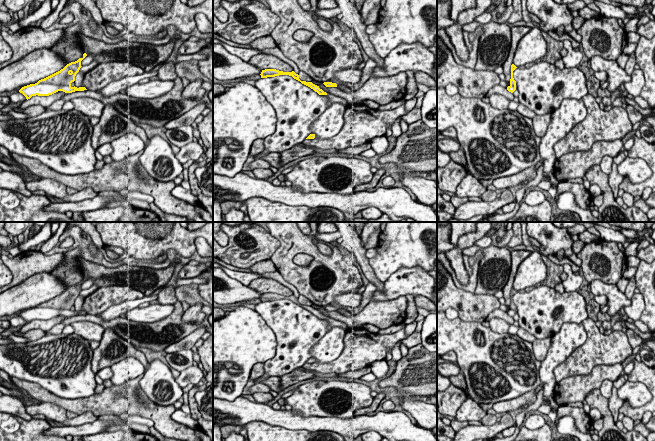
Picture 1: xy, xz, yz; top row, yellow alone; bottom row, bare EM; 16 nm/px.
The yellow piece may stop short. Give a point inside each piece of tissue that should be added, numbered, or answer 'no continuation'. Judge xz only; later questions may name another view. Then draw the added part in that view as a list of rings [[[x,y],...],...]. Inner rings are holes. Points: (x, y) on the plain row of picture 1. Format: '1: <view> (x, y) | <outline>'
1: xz (276, 275) | [[[274,271],[274,272],[271,272],[271,273],[263,273],[261,274],[262,277],[264,278],[269,278],[269,279],[274,279],[276,281],[278,281],[279,283],[285,285],[286,287],[288,287],[292,292],[293,292],[293,295],[296,297],[296,298],[300,298],[300,294],[299,292],[297,291],[297,289],[290,283],[288,283],[284,278],[283,276],[281,275],[281,273],[279,271]]]

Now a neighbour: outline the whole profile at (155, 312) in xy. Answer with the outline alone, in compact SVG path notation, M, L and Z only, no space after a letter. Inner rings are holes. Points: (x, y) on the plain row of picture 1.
M152 304L144 308L134 308L125 314L126 318L130 321L152 323L167 318L173 313L174 309L174 304Z

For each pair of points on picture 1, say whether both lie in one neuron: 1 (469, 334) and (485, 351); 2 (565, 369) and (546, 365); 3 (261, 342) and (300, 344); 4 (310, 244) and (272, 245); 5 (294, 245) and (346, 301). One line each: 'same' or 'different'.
1: same
2: different
3: different
4: different
5: different

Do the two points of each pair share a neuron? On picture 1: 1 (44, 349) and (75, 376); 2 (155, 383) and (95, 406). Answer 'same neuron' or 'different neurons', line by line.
1: same neuron
2: different neurons

